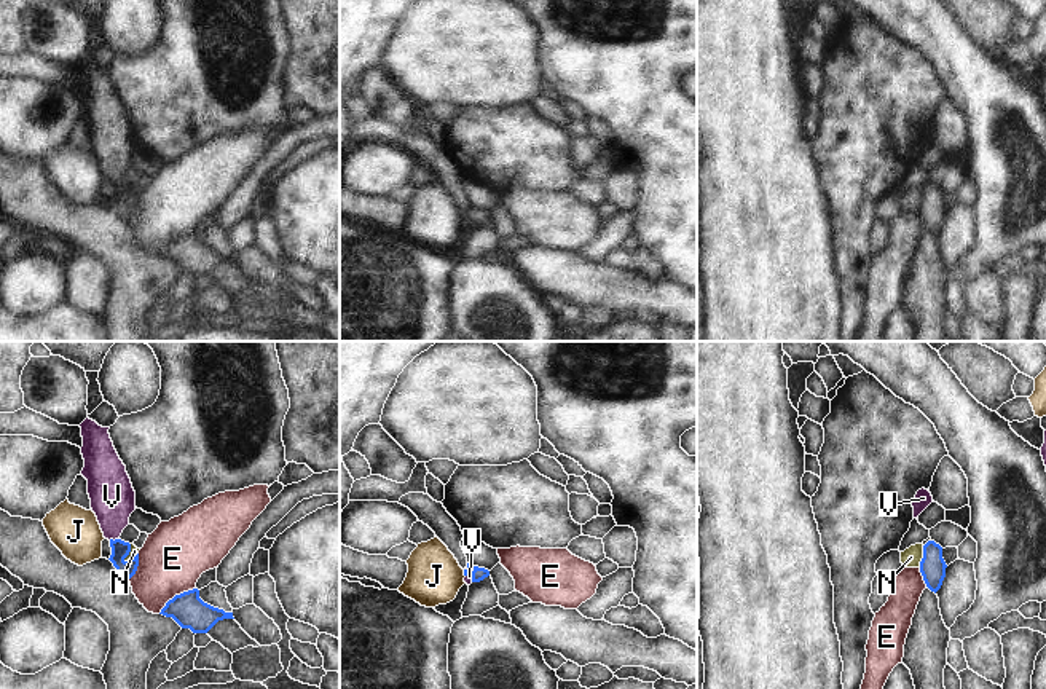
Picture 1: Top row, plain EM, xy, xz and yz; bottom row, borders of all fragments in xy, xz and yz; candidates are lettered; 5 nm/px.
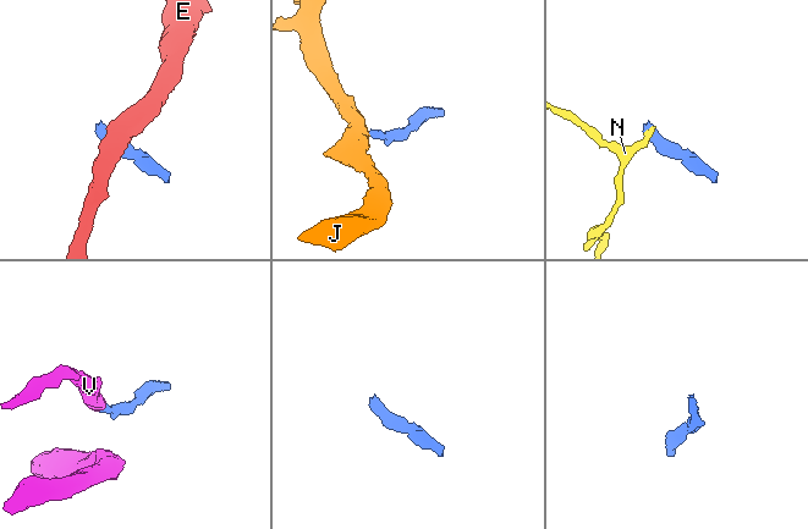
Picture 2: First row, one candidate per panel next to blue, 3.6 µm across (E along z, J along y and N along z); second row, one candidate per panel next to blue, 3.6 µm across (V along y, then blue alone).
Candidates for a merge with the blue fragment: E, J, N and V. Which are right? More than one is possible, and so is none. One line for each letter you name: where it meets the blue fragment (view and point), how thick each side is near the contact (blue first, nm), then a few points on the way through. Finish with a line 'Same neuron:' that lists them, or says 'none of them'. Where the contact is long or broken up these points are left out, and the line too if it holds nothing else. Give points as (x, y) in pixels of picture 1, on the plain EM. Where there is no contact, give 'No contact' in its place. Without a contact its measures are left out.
V: Touches blue at xy (112, 182). Thickness 90 nm (blue) against 220 nm. Path across: xy (120, 192), (112, 182), (112, 139)
Same neuron: V.

